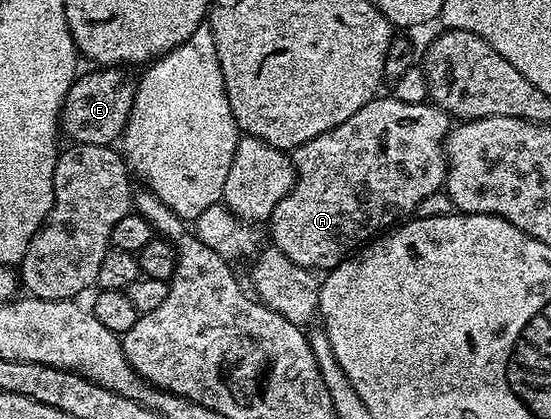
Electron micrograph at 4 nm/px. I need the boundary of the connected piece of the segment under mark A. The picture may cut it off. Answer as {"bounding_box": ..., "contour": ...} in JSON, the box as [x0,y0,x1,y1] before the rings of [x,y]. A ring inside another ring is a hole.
{"bounding_box":[270,98,450,270],"contour":[[[374,98],[370,102],[366,102],[366,106],[362,106],[362,110],[358,110],[358,114],[346,118],[346,122],[342,122],[342,126],[338,126],[332,132],[318,134],[318,138],[298,146],[291,153],[292,164],[296,168],[296,184],[290,190],[290,194],[286,194],[286,198],[282,198],[282,202],[278,202],[278,206],[274,206],[270,217],[270,225],[272,224],[271,243],[290,262],[296,263],[298,267],[309,270],[317,270],[316,268],[331,270],[335,268],[336,265],[347,260],[349,255],[355,253],[365,242],[371,241],[377,234],[391,229],[397,222],[411,217],[415,213],[416,207],[422,202],[422,198],[439,192],[445,187],[448,175],[448,162],[444,155],[444,139],[447,138],[450,131],[450,117],[448,113],[443,112],[441,108],[436,107],[431,102],[411,104],[410,102],[402,102],[395,98],[389,98],[389,100],[380,99]]]}

